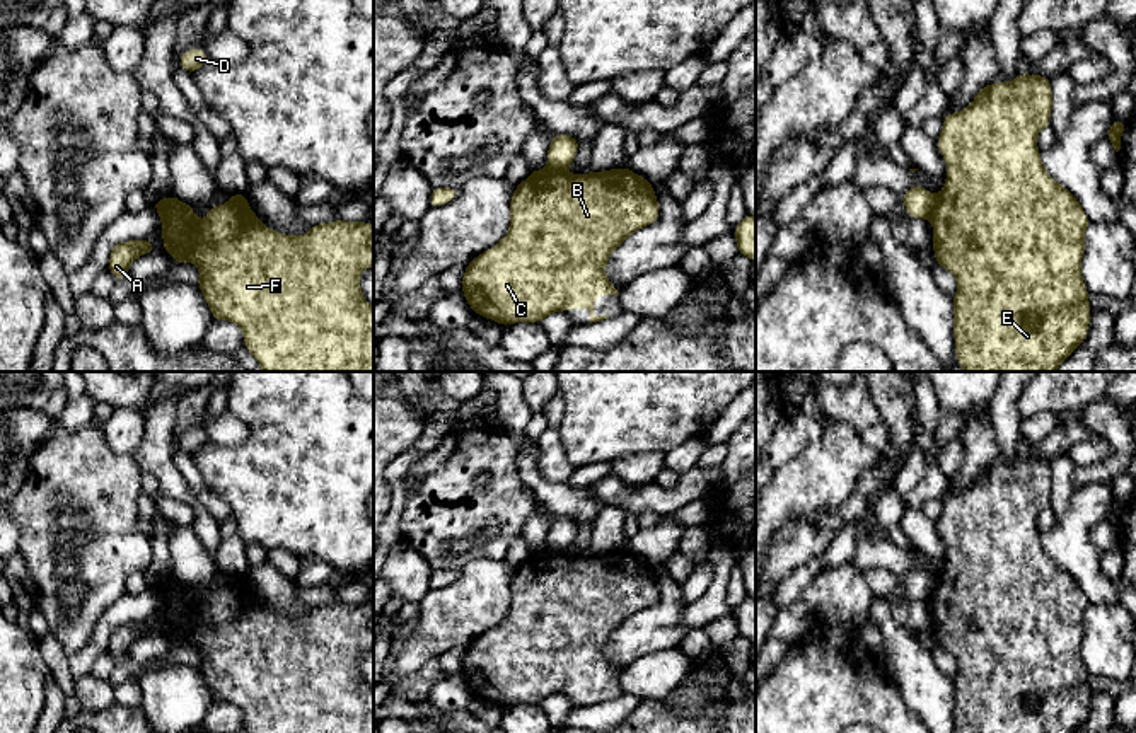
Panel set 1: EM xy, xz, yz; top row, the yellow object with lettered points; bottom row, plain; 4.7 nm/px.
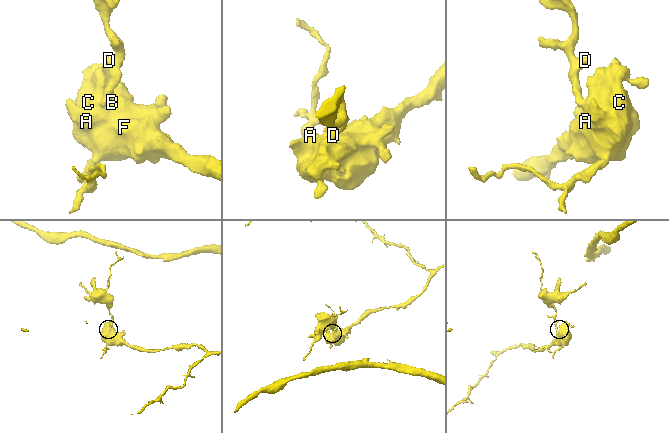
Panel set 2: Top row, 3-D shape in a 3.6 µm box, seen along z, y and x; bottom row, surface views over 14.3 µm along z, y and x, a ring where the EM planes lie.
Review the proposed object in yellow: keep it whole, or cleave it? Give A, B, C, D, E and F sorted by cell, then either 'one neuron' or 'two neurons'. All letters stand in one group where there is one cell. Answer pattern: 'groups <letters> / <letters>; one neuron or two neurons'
groups A B C E F / D; two neurons

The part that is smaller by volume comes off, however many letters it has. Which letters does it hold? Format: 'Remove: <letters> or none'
Remove: D

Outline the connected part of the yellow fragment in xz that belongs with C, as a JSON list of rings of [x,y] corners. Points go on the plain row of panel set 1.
[[[554,549],[530,552],[513,571],[507,617],[466,648],[462,677],[474,695],[503,709],[541,704],[568,690],[588,690],[590,704],[609,701],[594,695],[599,677],[619,677],[606,658],[607,641],[633,614],[657,603],[658,597],[653,566],[628,549],[582,557]]]

